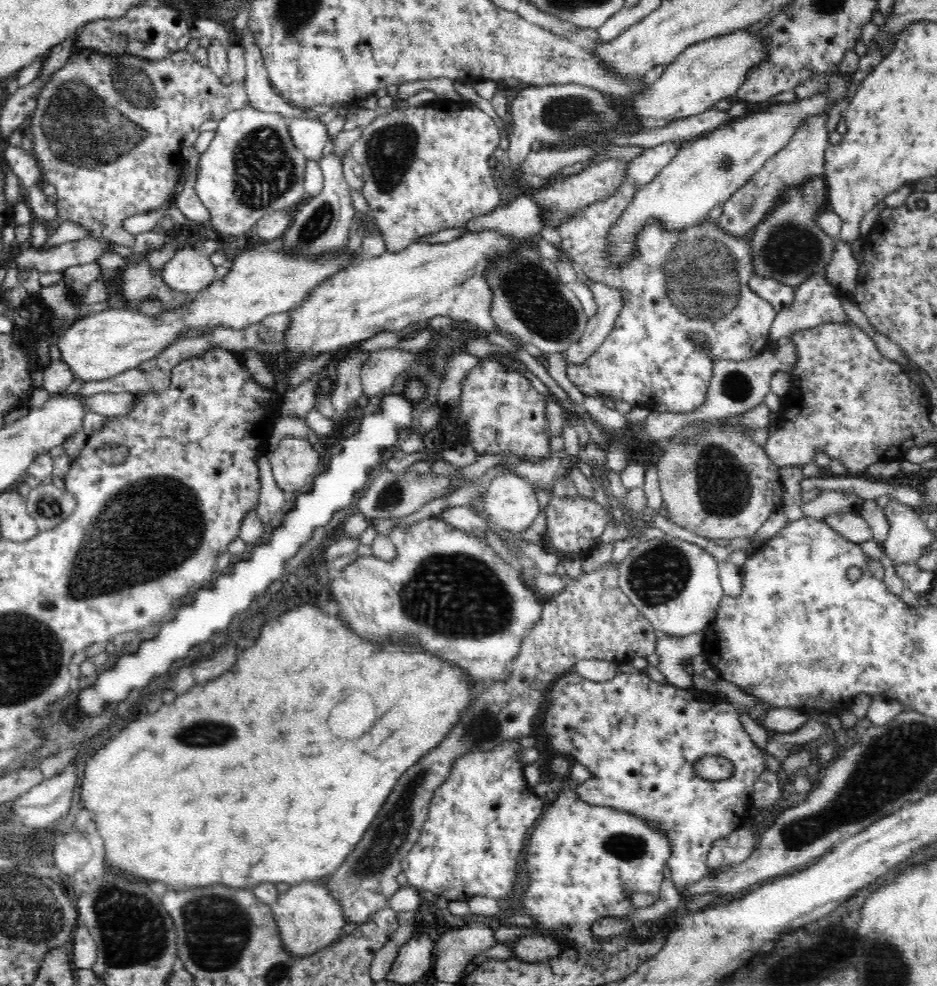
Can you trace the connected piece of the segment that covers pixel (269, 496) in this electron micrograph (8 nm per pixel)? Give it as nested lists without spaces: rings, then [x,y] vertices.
[[[265,453],[259,457],[259,481],[261,484],[257,514],[264,525],[268,525],[272,518],[283,511],[286,494],[272,478],[272,469],[269,468],[268,458]]]

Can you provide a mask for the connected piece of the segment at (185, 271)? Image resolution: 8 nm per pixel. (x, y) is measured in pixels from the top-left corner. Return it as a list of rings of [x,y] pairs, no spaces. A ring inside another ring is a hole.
[[[185,244],[164,265],[161,274],[168,286],[188,294],[198,294],[218,279],[208,255]]]

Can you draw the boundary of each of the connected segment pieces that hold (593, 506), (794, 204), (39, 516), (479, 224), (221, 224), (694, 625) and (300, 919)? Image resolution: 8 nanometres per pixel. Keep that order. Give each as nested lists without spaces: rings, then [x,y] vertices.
[[[580,494],[575,499],[572,497],[554,497],[546,508],[546,518],[548,518],[548,532],[546,540],[553,550],[558,550],[562,556],[578,556],[580,552],[588,550],[594,546],[594,540],[598,540],[605,532],[607,524],[610,522],[609,512],[597,504],[592,499],[584,499]]]
[[[810,176],[799,185],[782,187],[781,192],[786,193],[786,198],[782,198],[784,202],[776,202],[776,206],[768,212],[768,218],[756,226],[752,250],[749,250],[749,264],[752,274],[758,277],[798,288],[808,277],[824,272],[835,252],[838,239],[822,230],[816,218],[827,198],[825,176]]]
[[[43,483],[35,489],[25,489],[24,496],[28,513],[36,522],[39,531],[50,531],[57,528],[76,510],[76,497],[66,489],[62,490],[62,488],[57,488],[54,483],[51,485],[49,483]]]
[[[523,195],[505,207],[498,206],[485,215],[473,218],[463,227],[466,231],[495,229],[497,234],[512,235],[515,239],[526,238],[543,228],[540,213],[528,195]]]
[[[247,103],[242,110],[226,114],[214,130],[212,142],[197,160],[196,193],[212,214],[210,224],[224,235],[246,234],[263,216],[284,208],[295,208],[308,197],[304,185],[307,158],[294,145],[284,117],[276,112],[261,112]]]
[[[669,535],[654,540],[644,539],[617,567],[619,589],[628,597],[629,604],[637,606],[637,612],[660,634],[687,637],[689,634],[703,632],[713,622],[724,588],[720,583],[718,561],[700,546]]]
[[[319,880],[290,885],[285,893],[278,894],[271,909],[279,944],[292,957],[308,956],[328,946],[342,934],[342,928],[347,923],[344,916],[341,916],[339,906],[335,904],[332,896],[329,896],[325,886],[320,885]]]

